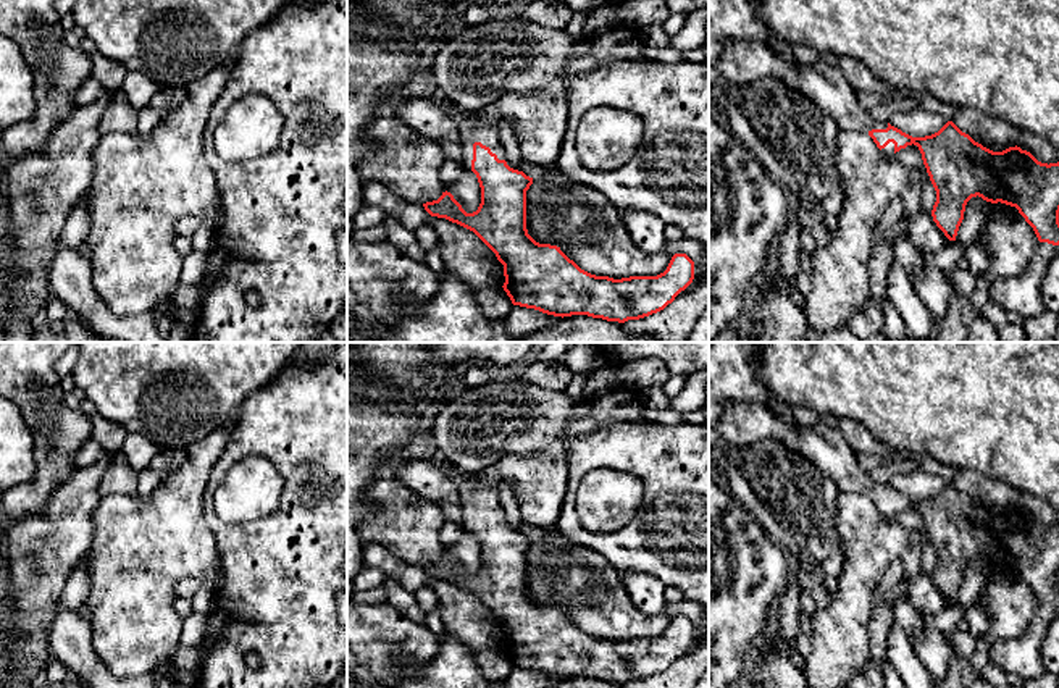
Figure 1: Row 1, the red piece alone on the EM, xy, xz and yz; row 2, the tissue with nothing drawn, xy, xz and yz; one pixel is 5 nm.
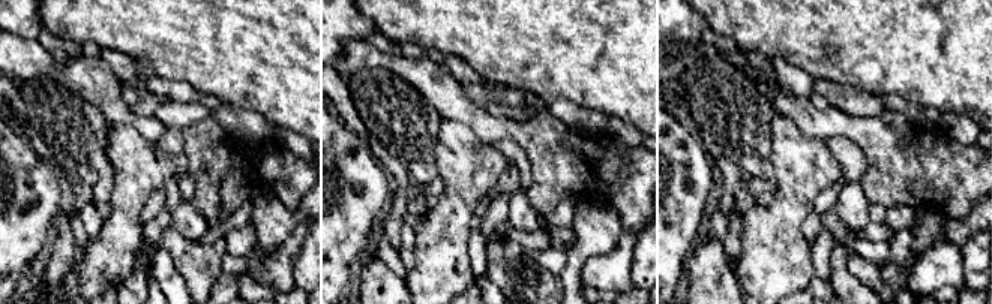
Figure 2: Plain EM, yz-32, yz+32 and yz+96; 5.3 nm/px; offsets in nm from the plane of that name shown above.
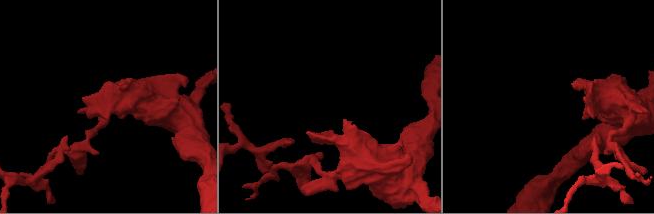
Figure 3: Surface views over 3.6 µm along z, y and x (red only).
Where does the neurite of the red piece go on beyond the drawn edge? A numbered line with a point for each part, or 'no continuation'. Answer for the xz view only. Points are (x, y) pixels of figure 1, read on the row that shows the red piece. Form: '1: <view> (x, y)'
1: xz (472, 131)

